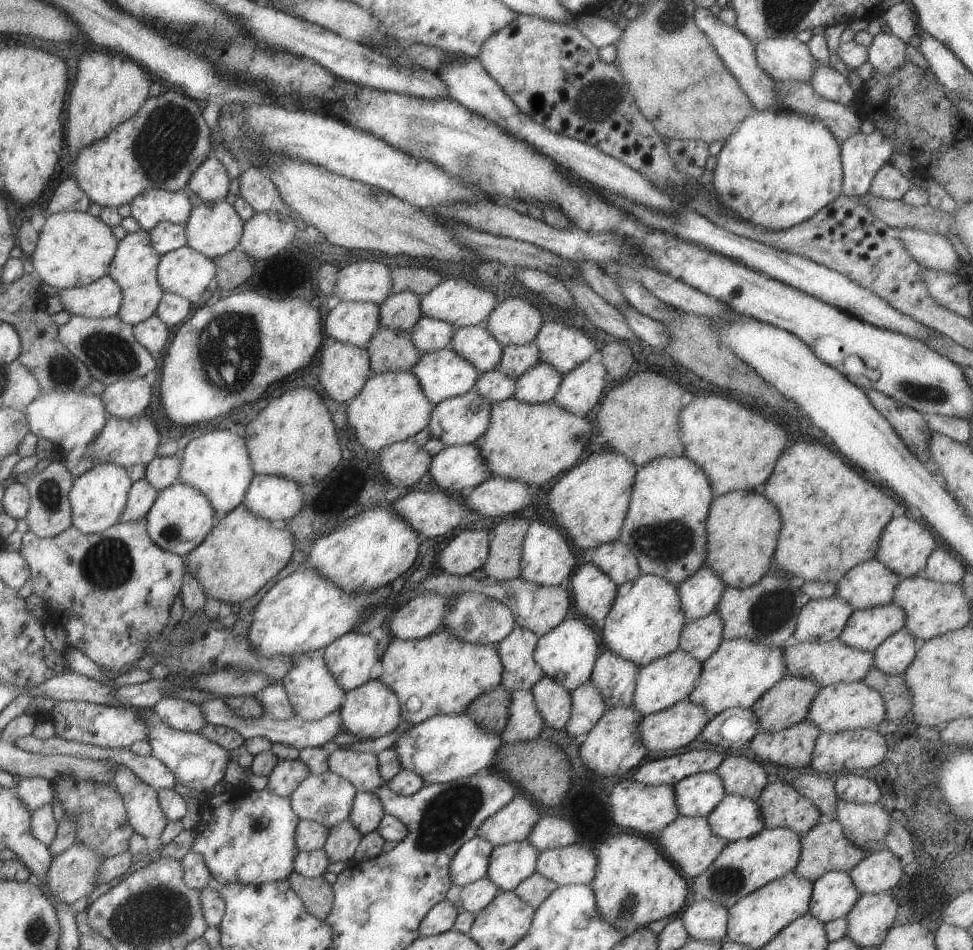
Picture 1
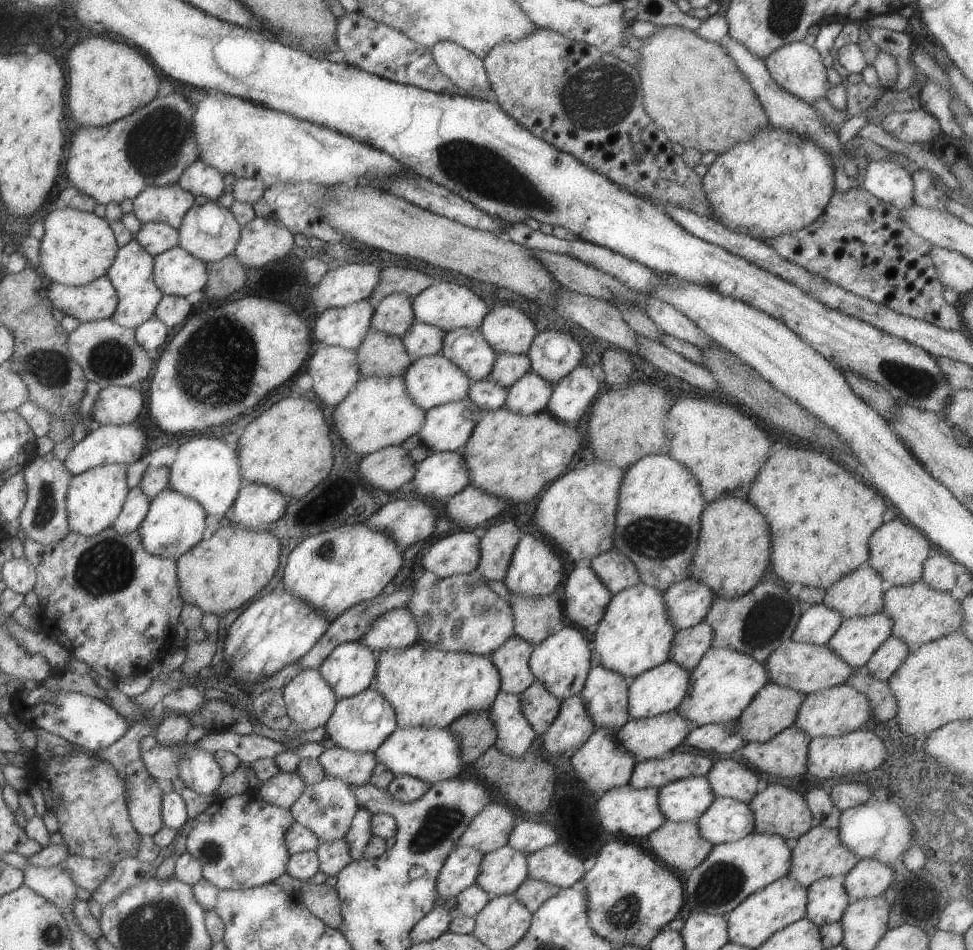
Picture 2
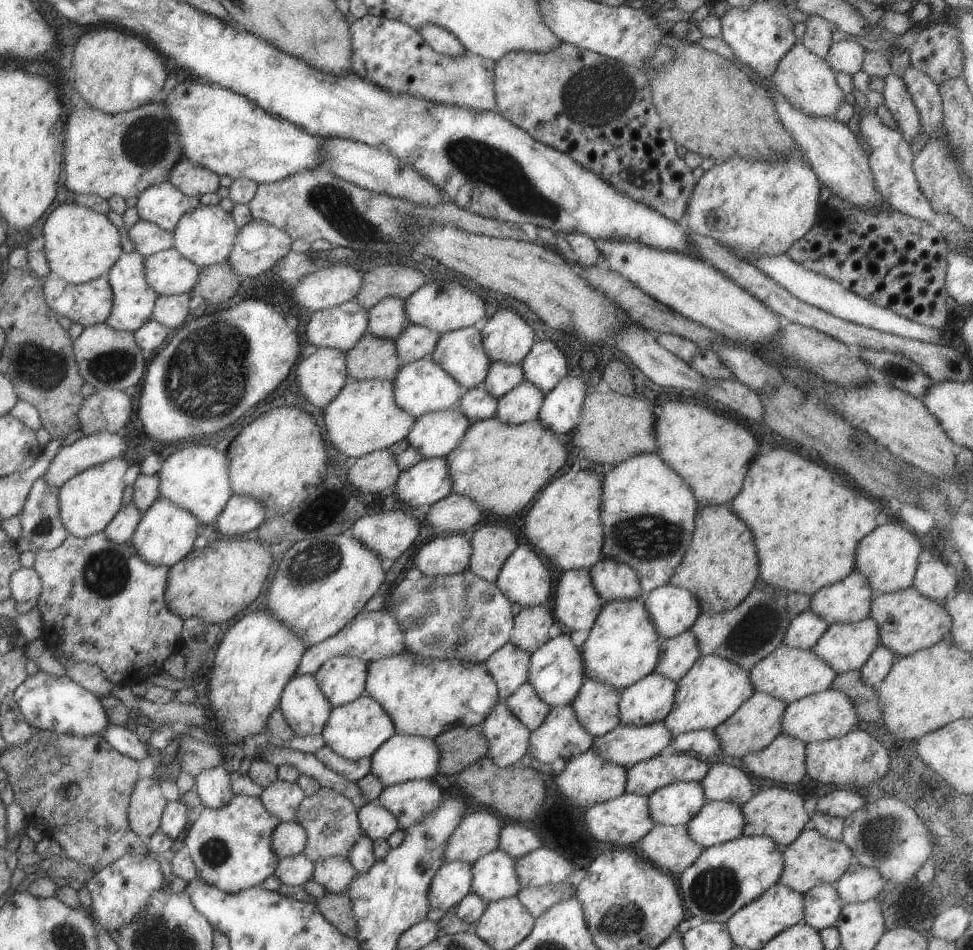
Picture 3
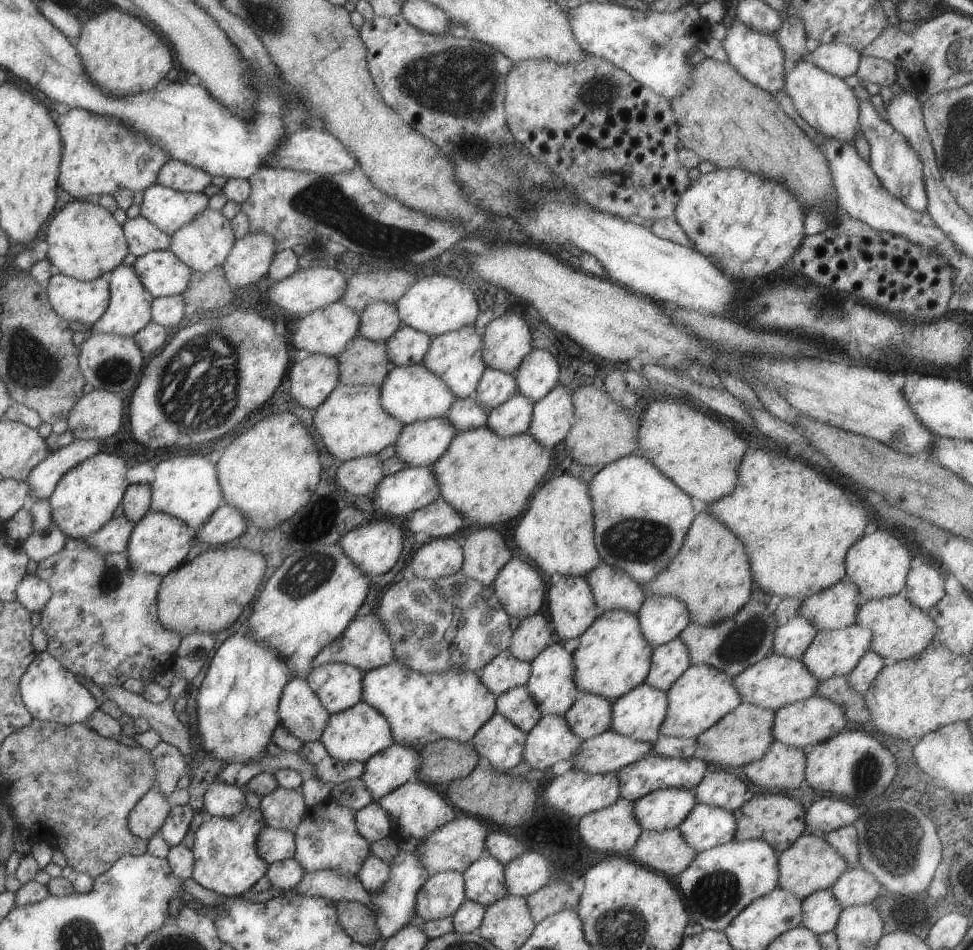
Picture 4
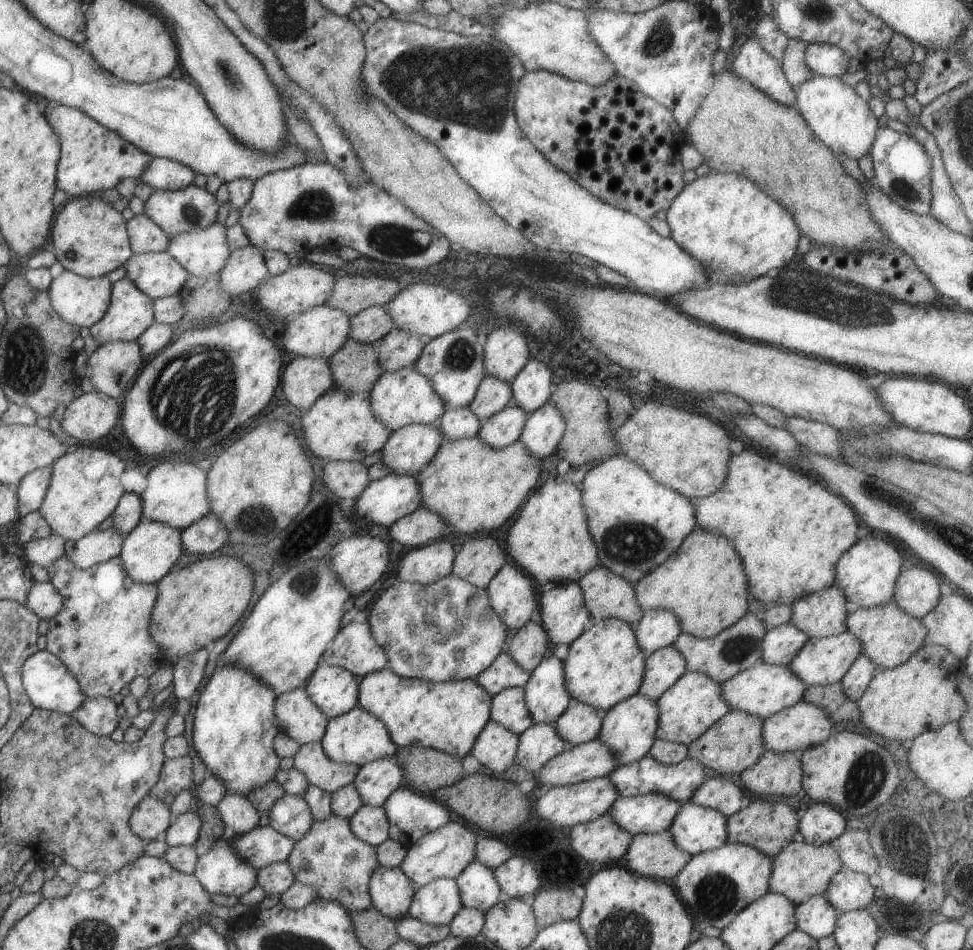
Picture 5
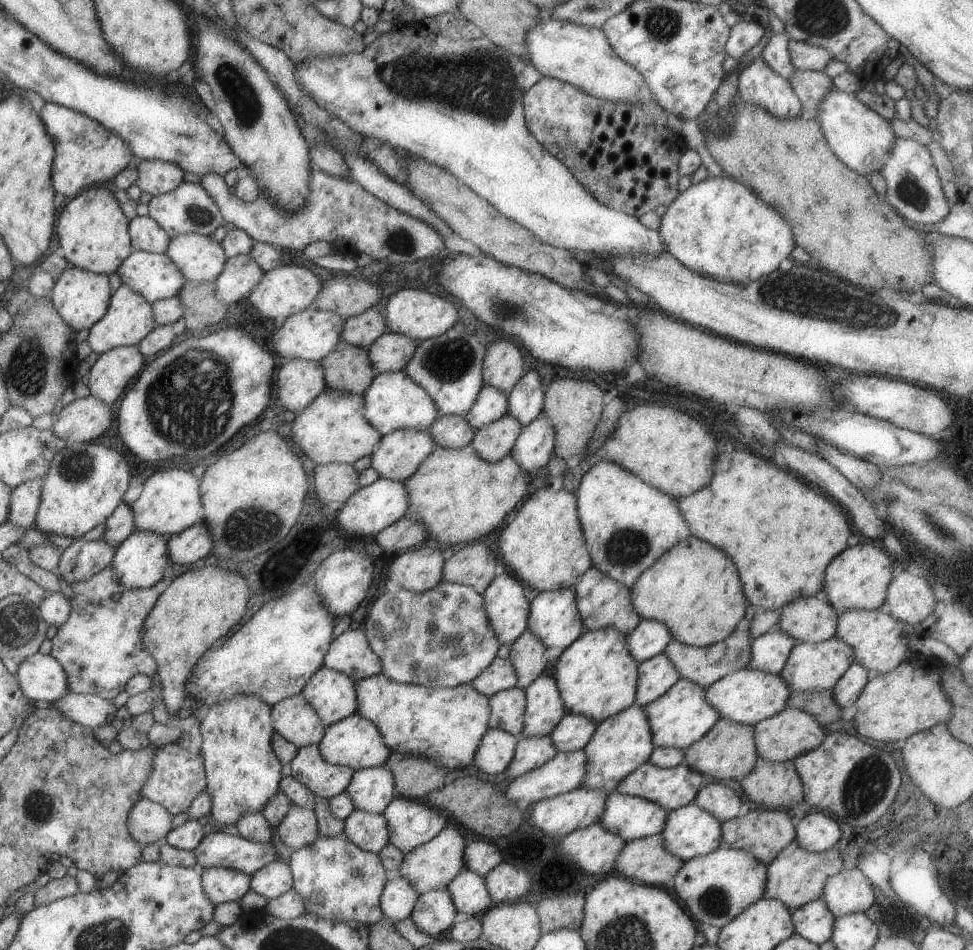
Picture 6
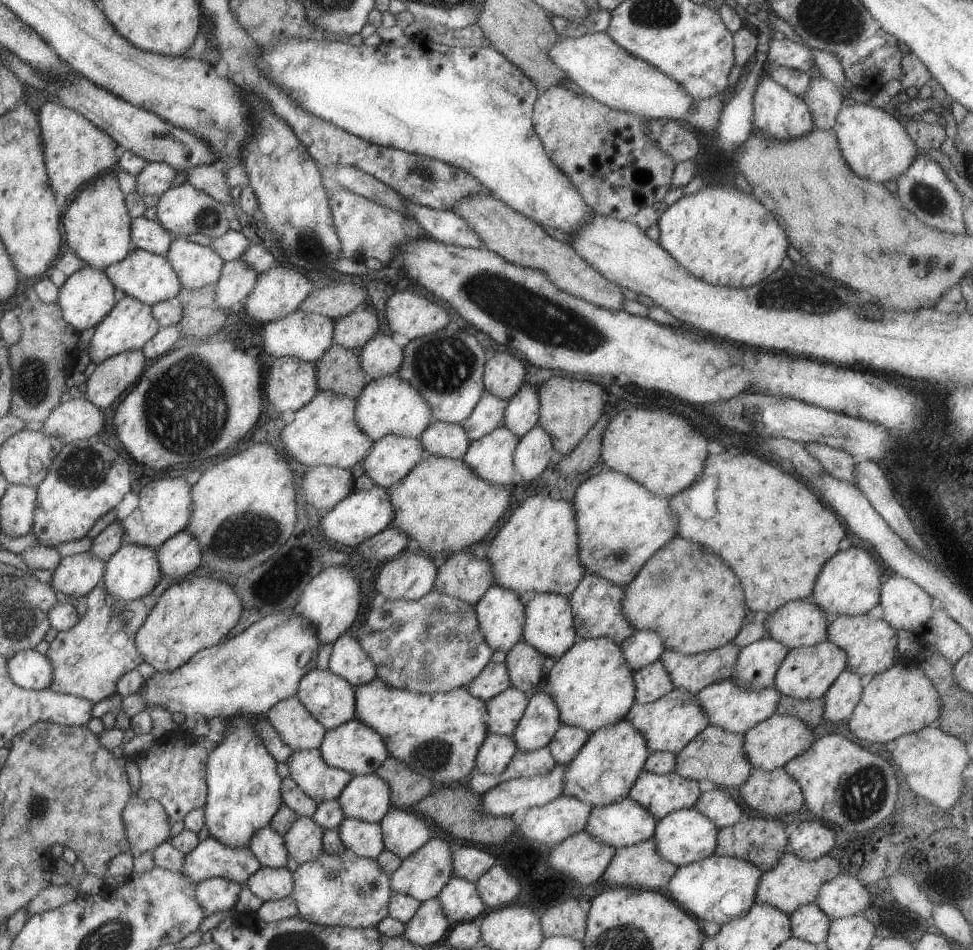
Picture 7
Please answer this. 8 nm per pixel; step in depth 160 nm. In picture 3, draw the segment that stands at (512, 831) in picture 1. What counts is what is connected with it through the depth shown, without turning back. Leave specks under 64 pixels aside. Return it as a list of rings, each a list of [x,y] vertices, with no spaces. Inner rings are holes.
[[[477,810],[466,814],[443,846],[443,861],[459,860],[473,865],[481,856],[497,849],[500,817],[495,812]]]

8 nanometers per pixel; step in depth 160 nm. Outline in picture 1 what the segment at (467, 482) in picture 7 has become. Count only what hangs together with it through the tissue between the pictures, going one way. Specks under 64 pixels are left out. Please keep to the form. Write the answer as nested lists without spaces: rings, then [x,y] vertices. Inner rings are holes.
[[[511,397],[491,405],[488,427],[473,445],[479,449],[491,477],[521,481],[537,488],[577,464],[595,433],[593,422],[575,416],[553,400],[525,404]]]

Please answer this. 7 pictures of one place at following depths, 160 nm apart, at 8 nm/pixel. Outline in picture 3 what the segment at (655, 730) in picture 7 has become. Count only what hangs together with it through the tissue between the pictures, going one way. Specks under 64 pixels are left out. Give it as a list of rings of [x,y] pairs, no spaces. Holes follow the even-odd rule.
[[[703,654],[693,662],[687,673],[677,680],[673,707],[662,722],[672,737],[688,731],[714,730],[736,712],[753,692],[747,671],[719,656]]]

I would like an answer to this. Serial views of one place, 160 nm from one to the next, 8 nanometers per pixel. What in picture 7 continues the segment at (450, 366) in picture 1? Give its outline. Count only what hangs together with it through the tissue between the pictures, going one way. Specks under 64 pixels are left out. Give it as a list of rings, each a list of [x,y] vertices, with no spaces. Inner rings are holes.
[[[397,374],[384,376],[372,380],[361,389],[359,396],[355,399],[355,424],[372,441],[379,440],[385,435],[401,435],[404,437],[418,438],[418,436],[431,423],[431,411],[423,397],[406,380],[400,379]]]

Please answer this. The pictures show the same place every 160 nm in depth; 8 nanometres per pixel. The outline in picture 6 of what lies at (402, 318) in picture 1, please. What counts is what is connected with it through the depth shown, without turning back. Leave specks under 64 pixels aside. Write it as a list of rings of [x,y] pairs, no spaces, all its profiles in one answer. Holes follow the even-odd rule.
[[[371,307],[357,316],[344,319],[340,340],[350,346],[366,349],[385,332],[384,318]]]

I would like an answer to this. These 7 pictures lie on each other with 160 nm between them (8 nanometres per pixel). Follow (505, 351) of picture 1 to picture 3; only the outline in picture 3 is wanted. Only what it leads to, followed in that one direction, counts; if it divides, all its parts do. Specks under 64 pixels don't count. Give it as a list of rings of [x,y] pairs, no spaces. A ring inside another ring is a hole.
[[[491,362],[482,383],[482,387],[499,399],[503,394],[512,390],[524,381],[520,364],[503,364],[503,362]]]

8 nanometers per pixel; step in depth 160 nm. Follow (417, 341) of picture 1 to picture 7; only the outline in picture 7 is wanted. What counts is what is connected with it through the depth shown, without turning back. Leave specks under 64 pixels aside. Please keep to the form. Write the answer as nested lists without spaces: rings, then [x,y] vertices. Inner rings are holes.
[[[383,329],[358,350],[359,366],[364,372],[366,383],[372,380],[393,375],[401,366],[403,349]]]

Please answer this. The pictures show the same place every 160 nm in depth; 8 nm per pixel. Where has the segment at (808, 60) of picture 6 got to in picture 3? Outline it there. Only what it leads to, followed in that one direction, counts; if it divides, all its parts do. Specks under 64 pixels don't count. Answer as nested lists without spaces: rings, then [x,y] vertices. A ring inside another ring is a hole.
[[[845,38],[840,42],[831,44],[824,60],[832,70],[852,76],[861,71],[865,52],[853,38]]]

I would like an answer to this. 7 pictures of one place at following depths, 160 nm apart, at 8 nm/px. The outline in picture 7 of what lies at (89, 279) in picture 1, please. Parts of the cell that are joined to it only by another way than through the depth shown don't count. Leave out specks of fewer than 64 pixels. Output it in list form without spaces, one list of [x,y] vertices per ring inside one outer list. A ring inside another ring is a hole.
[[[115,173],[95,177],[71,197],[61,219],[65,242],[87,265],[107,268],[131,252],[130,216]]]

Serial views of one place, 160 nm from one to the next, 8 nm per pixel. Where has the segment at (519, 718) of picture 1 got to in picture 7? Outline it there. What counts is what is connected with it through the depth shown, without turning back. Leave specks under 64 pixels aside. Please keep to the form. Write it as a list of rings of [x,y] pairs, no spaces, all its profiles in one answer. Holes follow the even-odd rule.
[[[487,734],[477,751],[475,768],[479,773],[498,775],[517,751],[511,737]]]

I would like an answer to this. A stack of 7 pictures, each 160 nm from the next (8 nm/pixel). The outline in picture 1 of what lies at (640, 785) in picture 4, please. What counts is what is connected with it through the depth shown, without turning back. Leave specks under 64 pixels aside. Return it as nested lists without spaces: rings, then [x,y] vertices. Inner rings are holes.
[[[691,750],[665,758],[644,761],[636,767],[633,781],[644,785],[673,786],[682,778],[695,773],[708,773],[720,765],[724,756],[709,750]]]

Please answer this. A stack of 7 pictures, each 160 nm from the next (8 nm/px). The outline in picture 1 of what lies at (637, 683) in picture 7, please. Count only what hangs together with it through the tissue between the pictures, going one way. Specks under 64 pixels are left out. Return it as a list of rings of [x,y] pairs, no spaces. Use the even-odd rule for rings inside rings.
[[[715,612],[687,621],[681,629],[678,648],[702,663],[717,650],[722,641],[722,630],[722,620]]]

